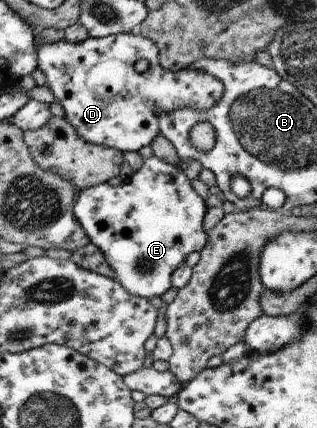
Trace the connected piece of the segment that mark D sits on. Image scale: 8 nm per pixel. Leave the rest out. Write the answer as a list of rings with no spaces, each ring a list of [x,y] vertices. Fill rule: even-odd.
[[[136,31],[98,38],[88,37],[76,44],[64,39],[50,44],[36,40],[35,53],[37,68],[45,76],[44,86],[52,92],[54,101],[60,104],[66,122],[76,130],[76,134],[88,144],[115,148],[123,153],[137,152],[140,148],[148,146],[159,134],[158,112],[172,112],[176,108],[190,108],[200,112],[212,108],[222,96],[222,83],[202,70],[164,70],[158,62],[158,50],[154,42]],[[140,59],[146,60],[147,67],[144,72],[137,73],[133,66]]]

